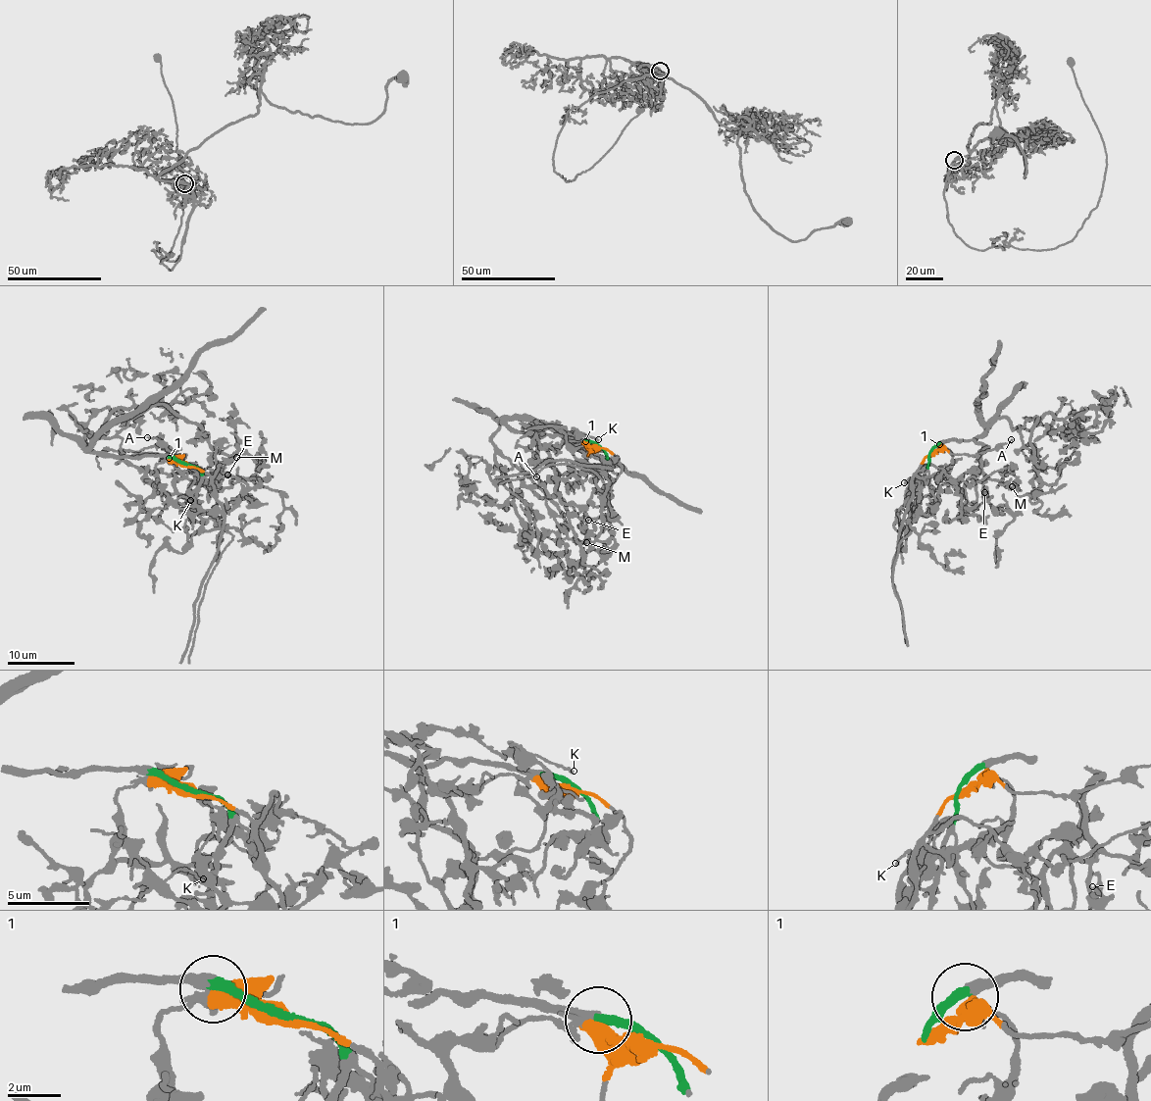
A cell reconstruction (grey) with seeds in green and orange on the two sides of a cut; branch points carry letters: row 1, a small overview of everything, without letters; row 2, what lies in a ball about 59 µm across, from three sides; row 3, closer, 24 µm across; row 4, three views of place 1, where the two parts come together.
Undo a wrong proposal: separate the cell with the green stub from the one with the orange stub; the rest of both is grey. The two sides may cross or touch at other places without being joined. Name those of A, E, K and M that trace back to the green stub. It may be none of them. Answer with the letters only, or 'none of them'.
E, M

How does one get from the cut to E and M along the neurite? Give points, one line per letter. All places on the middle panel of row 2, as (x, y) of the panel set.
E: (600, 447), (549, 433), (538, 439), (537, 456), (555, 468), (558, 492), (567, 508), (588, 521)
M: (600, 447), (559, 434), (537, 441), (537, 456), (553, 465), (558, 482), (546, 507), (561, 531), (586, 542)

